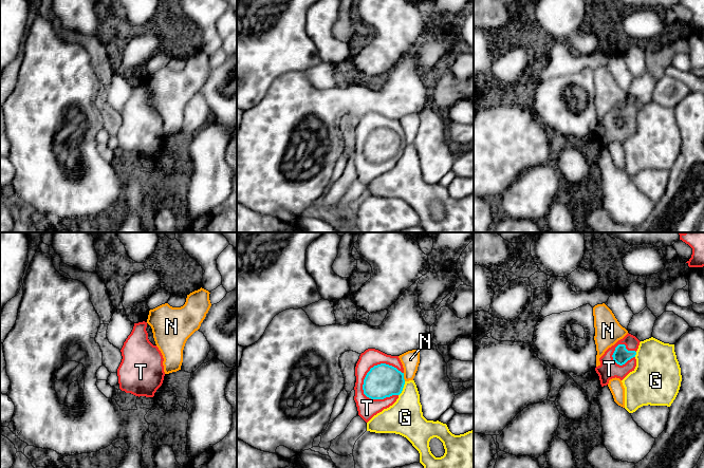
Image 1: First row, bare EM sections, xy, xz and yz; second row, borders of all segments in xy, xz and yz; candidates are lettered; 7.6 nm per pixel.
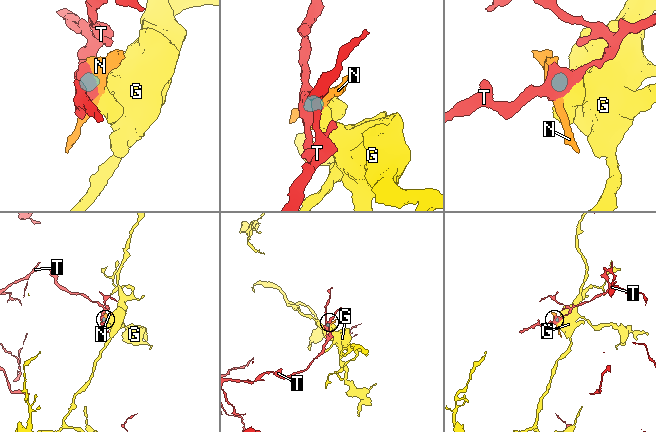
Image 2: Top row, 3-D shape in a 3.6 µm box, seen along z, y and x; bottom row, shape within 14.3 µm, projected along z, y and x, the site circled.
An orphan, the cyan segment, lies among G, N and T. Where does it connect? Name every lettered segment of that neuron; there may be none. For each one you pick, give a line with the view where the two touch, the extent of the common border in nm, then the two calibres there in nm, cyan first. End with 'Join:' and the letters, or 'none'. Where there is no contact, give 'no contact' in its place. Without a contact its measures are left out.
T: meets cyan in xz; contact 360 nm long; 260 nm thick on the cyan side, 140 nm on the other
Join: T

